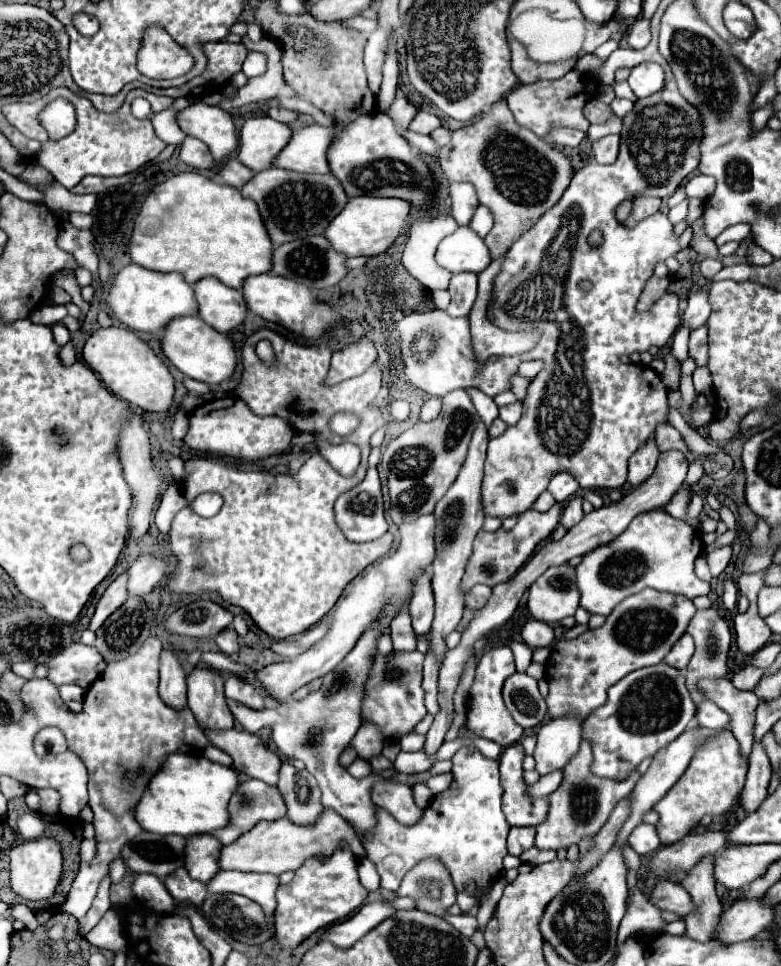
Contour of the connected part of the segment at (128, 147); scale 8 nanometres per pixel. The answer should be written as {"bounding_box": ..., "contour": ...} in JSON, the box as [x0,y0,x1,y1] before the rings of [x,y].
{"bounding_box":[2,89,172,189],"contour":[[[52,89],[48,95],[44,95],[44,107],[46,103],[54,101],[54,99],[66,99],[74,105],[76,109],[76,129],[62,141],[56,141],[52,143],[48,139],[48,133],[46,129],[42,127],[38,115],[42,109],[33,109],[33,107],[40,107],[42,101],[36,101],[36,103],[10,103],[2,107],[2,113],[4,117],[16,127],[20,129],[26,137],[30,139],[36,139],[42,143],[42,151],[40,151],[40,165],[46,167],[52,174],[55,181],[62,183],[66,189],[72,189],[74,185],[78,185],[86,175],[102,175],[102,177],[112,177],[112,175],[126,175],[126,173],[132,173],[136,171],[140,165],[148,163],[150,159],[154,159],[164,147],[166,143],[160,141],[154,133],[154,127],[150,119],[138,119],[132,117],[130,113],[130,103],[132,99],[136,97],[144,97],[150,101],[152,105],[152,111],[158,113],[158,111],[164,111],[170,107],[172,103],[172,97],[158,97],[154,93],[148,93],[148,91],[142,91],[142,89],[134,89],[128,93],[124,105],[114,111],[114,113],[102,113],[102,111],[96,111],[94,105],[90,105],[88,99],[80,97],[80,95],[74,95],[72,91],[68,89]]]}

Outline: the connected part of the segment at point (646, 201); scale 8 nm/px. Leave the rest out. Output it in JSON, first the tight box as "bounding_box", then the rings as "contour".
{"bounding_box":[624,197,660,225],"contour":[[[636,197],[634,207],[632,207],[632,221],[626,221],[624,225],[636,225],[638,221],[654,215],[660,209],[660,199],[652,197]]]}

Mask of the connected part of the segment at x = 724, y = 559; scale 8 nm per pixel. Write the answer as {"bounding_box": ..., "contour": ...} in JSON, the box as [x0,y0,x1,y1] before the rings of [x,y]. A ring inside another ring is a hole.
{"bounding_box":[706,545,732,577],"contour":[[[726,545],[726,547],[716,549],[712,555],[708,555],[708,557],[706,557],[708,567],[710,567],[710,571],[712,571],[712,575],[714,575],[714,577],[726,569],[726,565],[728,565],[728,561],[730,561],[730,555],[732,555],[732,547],[728,547],[728,545]]]}

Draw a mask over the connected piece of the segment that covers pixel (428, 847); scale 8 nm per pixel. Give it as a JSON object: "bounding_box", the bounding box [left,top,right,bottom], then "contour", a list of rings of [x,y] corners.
{"bounding_box":[362,747,510,901],"contour":[[[462,747],[452,757],[452,763],[452,785],[434,797],[414,827],[404,827],[392,815],[384,813],[384,809],[378,809],[378,829],[366,833],[362,845],[378,869],[380,887],[396,891],[414,865],[436,857],[452,875],[456,891],[474,895],[480,901],[488,895],[490,881],[502,871],[510,825],[500,809],[502,787],[498,783],[498,761],[484,757],[476,747]]]}

